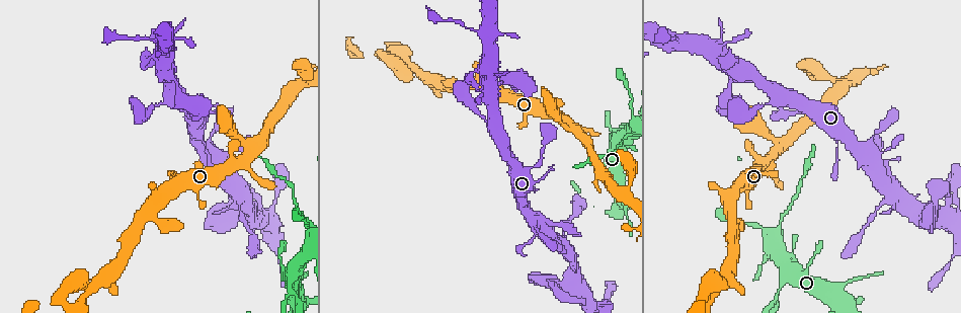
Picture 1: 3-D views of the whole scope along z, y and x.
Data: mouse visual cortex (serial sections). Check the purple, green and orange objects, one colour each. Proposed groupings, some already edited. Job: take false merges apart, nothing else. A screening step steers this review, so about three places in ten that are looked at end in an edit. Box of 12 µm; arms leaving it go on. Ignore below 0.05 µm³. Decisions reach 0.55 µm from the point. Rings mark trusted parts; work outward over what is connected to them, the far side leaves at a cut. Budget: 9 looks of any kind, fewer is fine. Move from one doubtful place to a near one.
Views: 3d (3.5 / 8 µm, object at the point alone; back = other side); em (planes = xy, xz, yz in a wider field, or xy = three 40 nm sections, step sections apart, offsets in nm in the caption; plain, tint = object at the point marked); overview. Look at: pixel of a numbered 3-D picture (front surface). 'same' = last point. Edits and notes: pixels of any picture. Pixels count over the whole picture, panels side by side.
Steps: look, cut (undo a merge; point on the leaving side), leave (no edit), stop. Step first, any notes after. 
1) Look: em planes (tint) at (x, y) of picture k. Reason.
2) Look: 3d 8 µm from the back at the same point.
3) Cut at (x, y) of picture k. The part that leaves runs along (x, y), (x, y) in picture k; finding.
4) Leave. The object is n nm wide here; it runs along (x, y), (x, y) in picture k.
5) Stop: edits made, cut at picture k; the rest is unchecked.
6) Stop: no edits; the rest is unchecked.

Look: 3d 3.5 µm at (608, 155) of picture 1. A narrow waist.

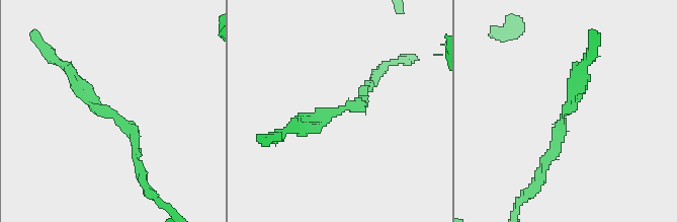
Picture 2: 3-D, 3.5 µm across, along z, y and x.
Look: em xy step 2 (tint) at (115, 116) of picture 2. Now the EM.

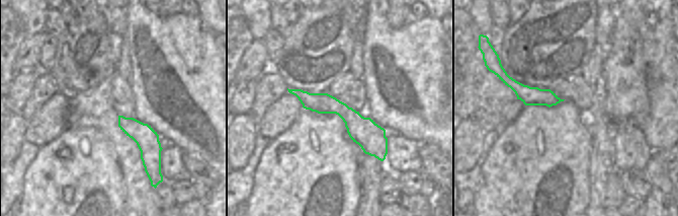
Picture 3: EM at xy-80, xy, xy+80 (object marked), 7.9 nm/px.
Cut at (316, 121) of picture 2. The part that leaves runs along (341, 109), (310, 117), (272, 138) in picture 2; a second cell is stuck on.

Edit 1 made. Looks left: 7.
Look: overview. See it whole again.

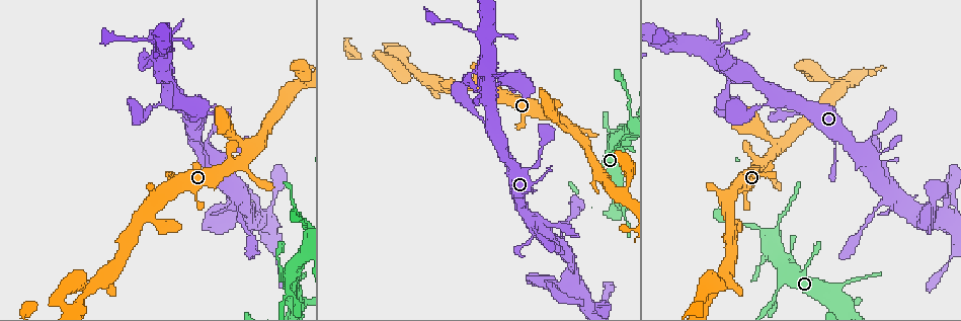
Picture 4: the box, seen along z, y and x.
Look: 3d 3.5 µm at (566, 287) of picture 4. Sharp bend.

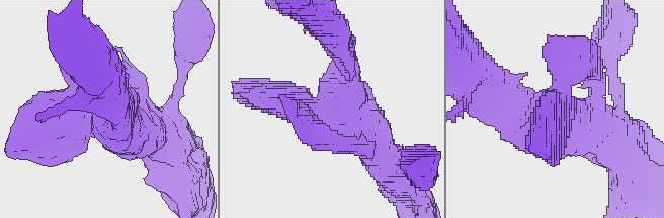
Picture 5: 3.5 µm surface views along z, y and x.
Look: em xy step 1 (tint) at (332, 111) of picture 5. Shape alone is not enough.

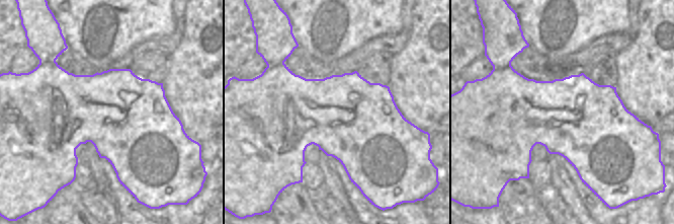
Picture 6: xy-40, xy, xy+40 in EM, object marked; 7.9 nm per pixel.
Leave. It runs along (496, 97), (516, 117), (604, 138) in picture 5; one cell here.

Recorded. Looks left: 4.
Look: 3d 3.5 µm at (89, 291) of picture 4. Arms part here.

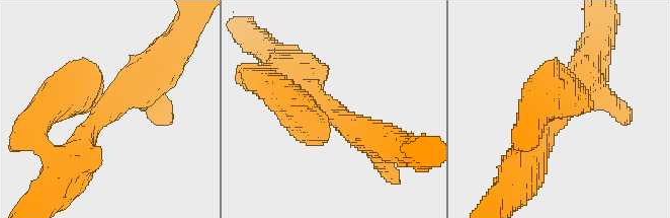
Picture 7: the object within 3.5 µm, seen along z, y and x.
Look: em xy step 5 (tint) at (106, 112) of picture 7. Need the tissue.

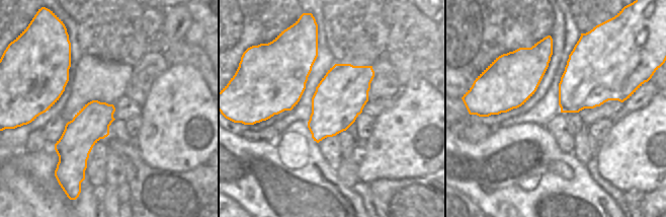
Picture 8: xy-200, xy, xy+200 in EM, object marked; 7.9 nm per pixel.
Look: em xy step 3 (tint) at the same point.

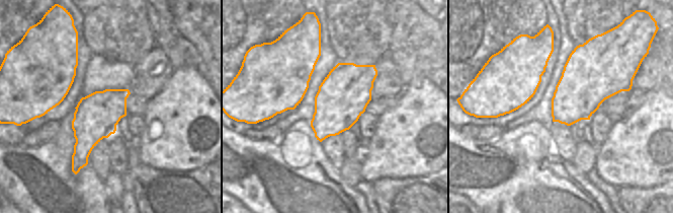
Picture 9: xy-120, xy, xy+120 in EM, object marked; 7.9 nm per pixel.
Leave. It runs along (153, 67), (91, 126), (72, 160) in picture 7; all the same cell.

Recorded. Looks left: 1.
Stop: edits made, cut at picture 2; the rest is unchecked.

